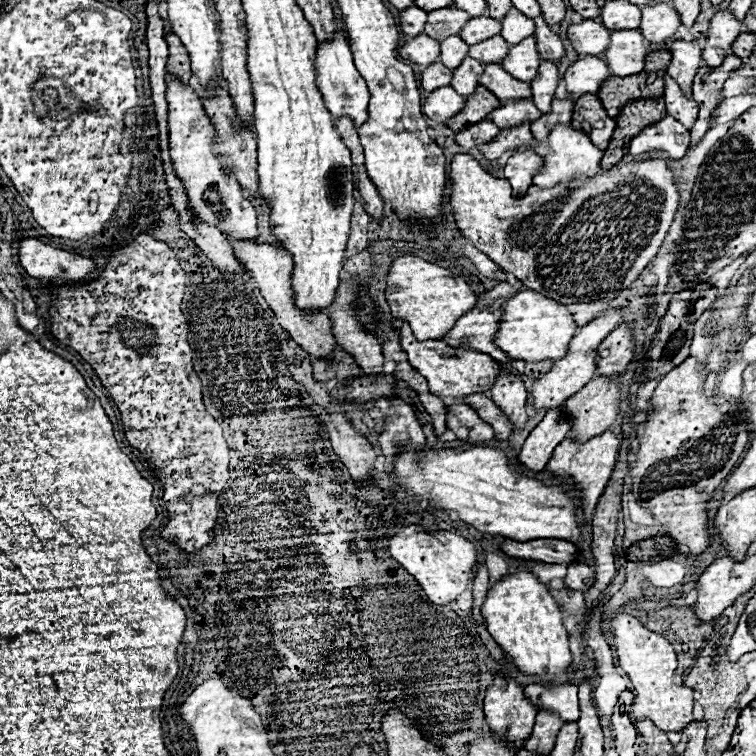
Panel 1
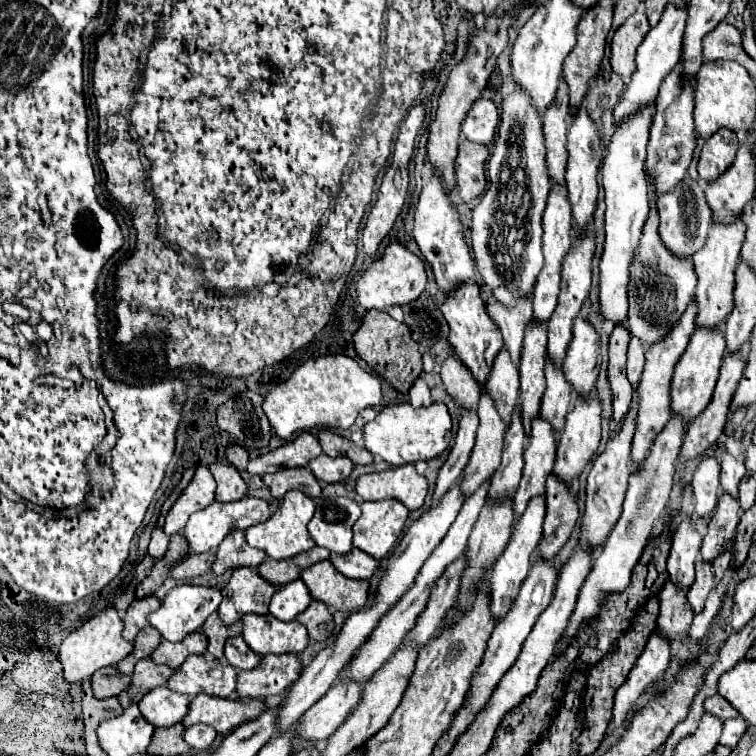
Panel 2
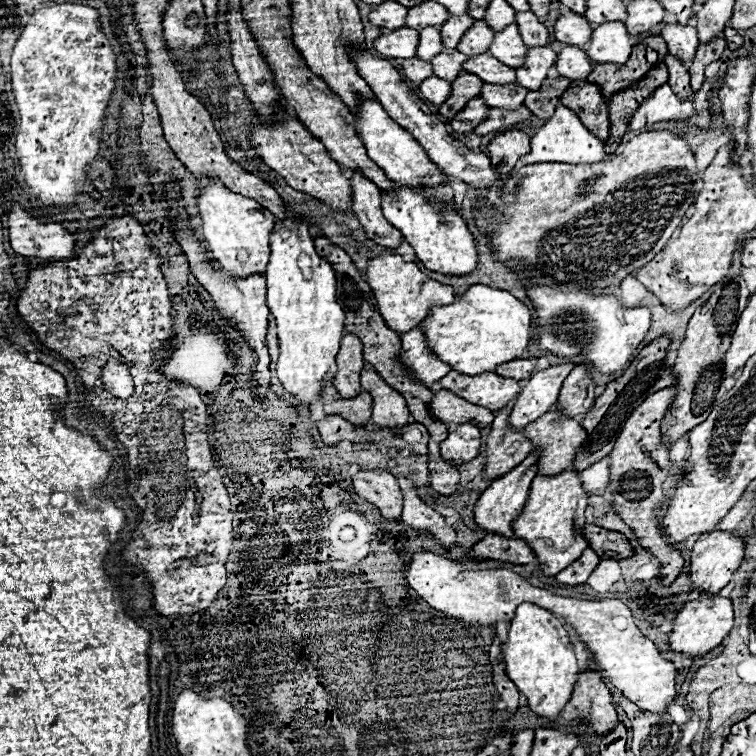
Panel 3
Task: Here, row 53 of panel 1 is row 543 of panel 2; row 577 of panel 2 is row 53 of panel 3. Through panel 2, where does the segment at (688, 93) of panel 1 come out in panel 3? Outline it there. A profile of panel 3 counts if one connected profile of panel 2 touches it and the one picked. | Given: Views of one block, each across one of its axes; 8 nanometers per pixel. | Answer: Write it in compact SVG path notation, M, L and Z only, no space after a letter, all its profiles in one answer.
M666 24L666 28L660 34L672 56L676 56L682 62L692 60L696 48L698 48L698 34L692 26L680 26L680 24Z

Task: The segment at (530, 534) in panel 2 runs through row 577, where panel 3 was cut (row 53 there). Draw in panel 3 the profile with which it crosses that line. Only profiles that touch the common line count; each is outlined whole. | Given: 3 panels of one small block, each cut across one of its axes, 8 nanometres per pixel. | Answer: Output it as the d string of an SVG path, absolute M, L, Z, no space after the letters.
M510 24L506 30L494 34L494 42L490 44L490 54L510 68L520 68L524 64L524 52L528 46L522 42L518 26Z

